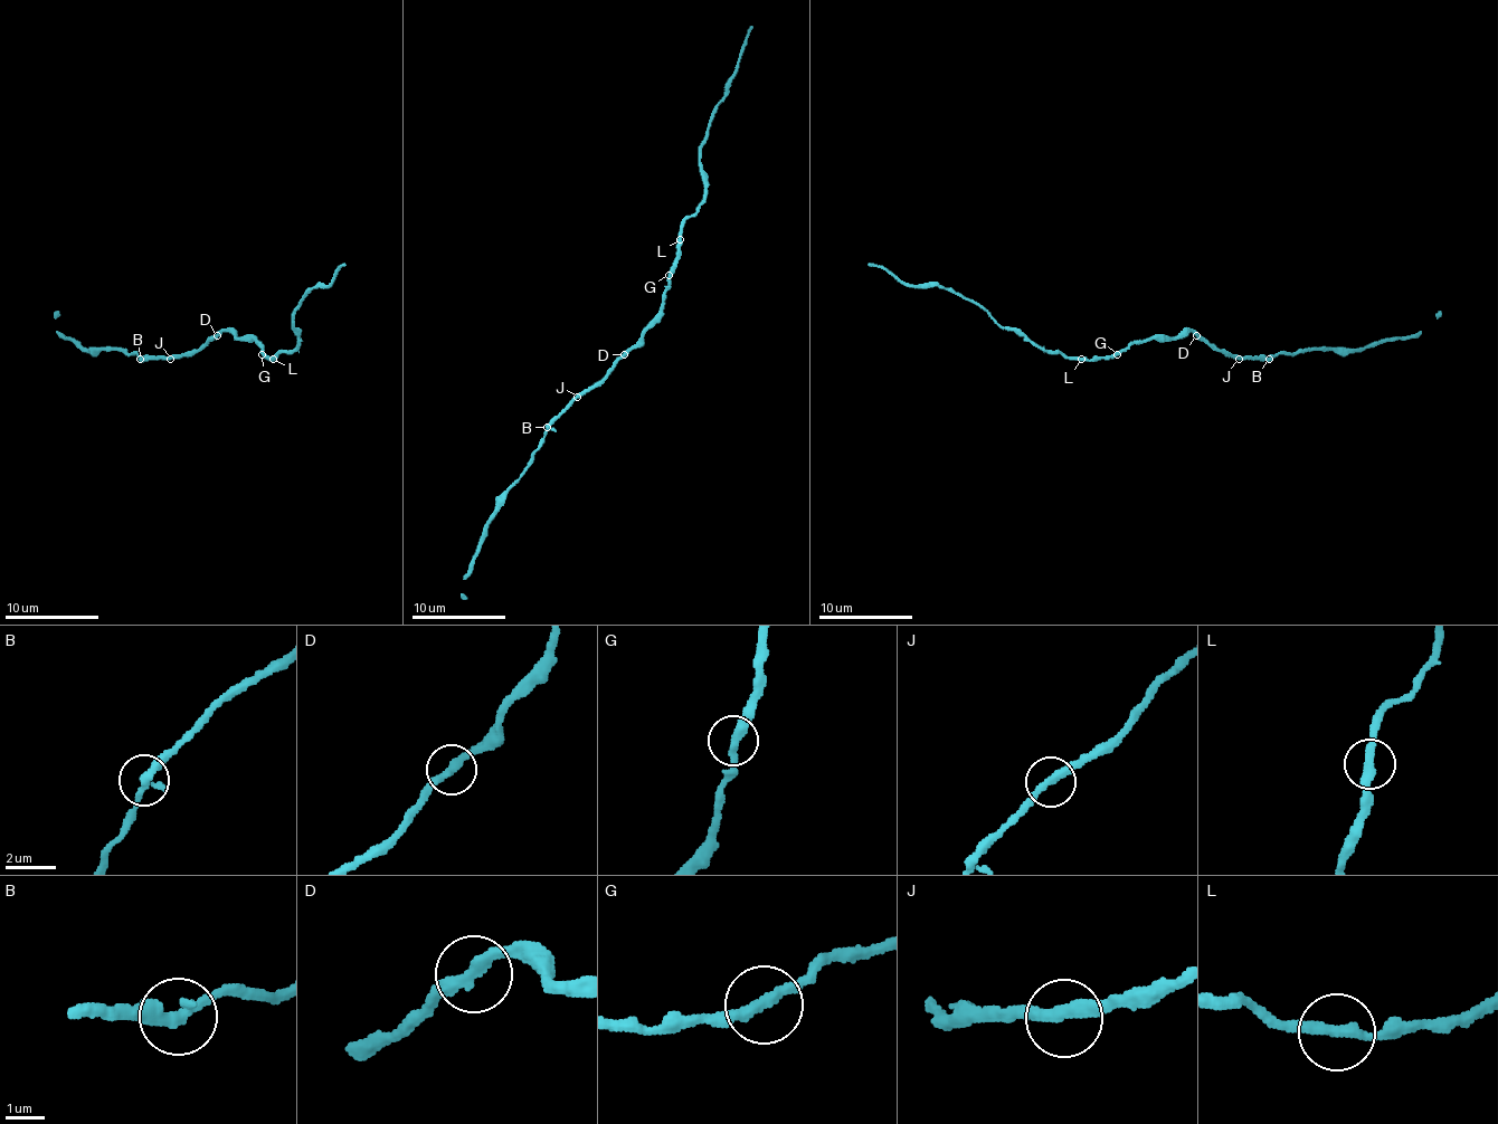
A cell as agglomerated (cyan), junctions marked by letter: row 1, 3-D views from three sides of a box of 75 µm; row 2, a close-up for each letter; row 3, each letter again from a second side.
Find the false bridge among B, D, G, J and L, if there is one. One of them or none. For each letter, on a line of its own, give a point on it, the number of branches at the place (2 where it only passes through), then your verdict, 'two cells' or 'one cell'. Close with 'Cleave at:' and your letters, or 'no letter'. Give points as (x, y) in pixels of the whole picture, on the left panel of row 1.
B: at (140, 359); 2 branches meet; one cell
D: at (217, 335); 2 branches meet; one cell
G: at (262, 354); 2 branches meet; one cell
J: at (170, 359); 2 branches meet; one cell
L: at (273, 359); 2 branches meet; one cell
Cleave at: no letter

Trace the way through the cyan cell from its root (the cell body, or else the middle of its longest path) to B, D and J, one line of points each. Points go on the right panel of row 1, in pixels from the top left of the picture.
B: (1166, 337), (1177, 337), (1185, 331), (1194, 331), (1230, 354), (1269, 359)
D: (1166, 337), (1177, 337), (1185, 331), (1196, 335)
J: (1166, 337), (1177, 337), (1185, 331), (1194, 331), (1217, 349), (1239, 359)

